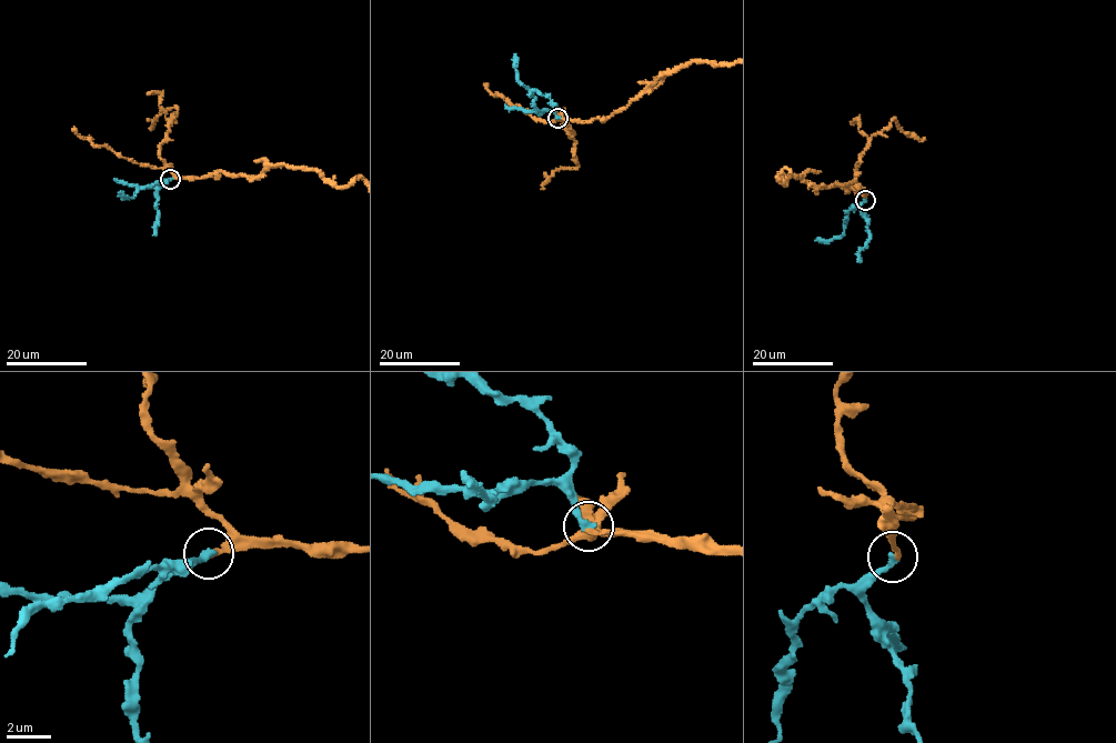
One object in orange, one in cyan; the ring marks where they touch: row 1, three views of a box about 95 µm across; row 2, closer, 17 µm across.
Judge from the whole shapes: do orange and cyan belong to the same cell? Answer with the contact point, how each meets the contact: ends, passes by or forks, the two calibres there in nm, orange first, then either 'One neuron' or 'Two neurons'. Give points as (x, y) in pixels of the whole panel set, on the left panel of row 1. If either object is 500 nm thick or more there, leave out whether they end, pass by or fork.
Place: (170, 179). At the ring orange ends. At the ring cyan ends. Thickness 240 nm (orange) against 320 nm. One neuron

